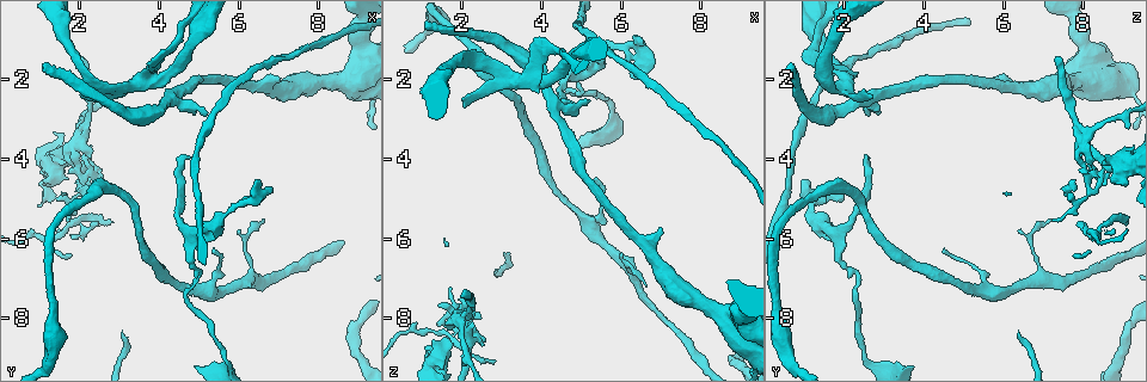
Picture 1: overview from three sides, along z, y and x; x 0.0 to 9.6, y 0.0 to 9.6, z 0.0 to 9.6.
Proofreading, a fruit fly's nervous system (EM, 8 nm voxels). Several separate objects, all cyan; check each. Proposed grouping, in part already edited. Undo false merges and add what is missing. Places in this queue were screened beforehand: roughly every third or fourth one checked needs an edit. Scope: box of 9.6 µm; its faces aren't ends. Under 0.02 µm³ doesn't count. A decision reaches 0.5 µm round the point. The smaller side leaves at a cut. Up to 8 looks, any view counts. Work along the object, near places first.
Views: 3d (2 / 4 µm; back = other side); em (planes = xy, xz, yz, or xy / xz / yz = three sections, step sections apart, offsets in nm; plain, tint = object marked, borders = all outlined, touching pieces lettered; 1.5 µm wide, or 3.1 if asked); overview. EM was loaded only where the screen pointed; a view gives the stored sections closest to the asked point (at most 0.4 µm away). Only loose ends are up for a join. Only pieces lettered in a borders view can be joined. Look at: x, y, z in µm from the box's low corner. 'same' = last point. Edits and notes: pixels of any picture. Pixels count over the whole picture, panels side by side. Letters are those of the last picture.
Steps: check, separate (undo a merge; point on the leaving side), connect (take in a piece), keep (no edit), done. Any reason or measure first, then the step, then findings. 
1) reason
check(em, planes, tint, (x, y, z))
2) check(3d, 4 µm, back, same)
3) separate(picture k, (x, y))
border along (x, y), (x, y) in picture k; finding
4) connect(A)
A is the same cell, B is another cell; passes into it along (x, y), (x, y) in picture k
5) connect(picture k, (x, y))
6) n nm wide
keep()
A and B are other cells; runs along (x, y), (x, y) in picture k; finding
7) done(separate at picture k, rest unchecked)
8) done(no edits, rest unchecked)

an open end
check(em, xz, step 4, borders, (2.00, 2.45, 2.75))

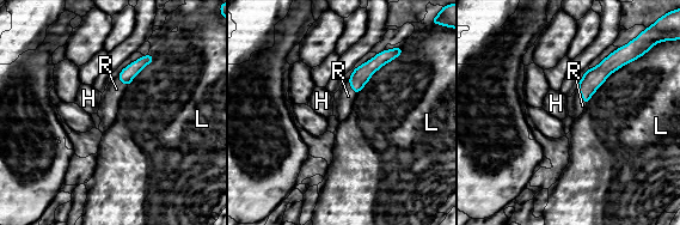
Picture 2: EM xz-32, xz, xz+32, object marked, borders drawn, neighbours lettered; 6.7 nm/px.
check(em, planes, borders, same)

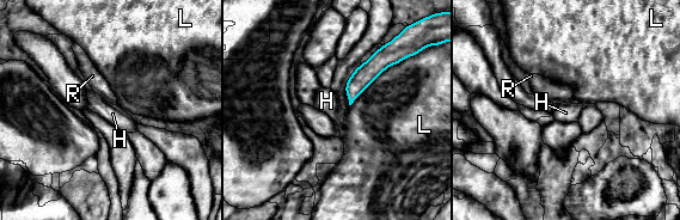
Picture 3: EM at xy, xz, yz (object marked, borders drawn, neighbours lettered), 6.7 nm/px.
connect(R)
R is the same cell, H and L are other cells; passes into it along (363, 75), (348, 98), (344, 102) in picture 3; it goes on there

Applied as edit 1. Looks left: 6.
free end
check(3d, 4 µm, (1.10, 1.55, 0.75))

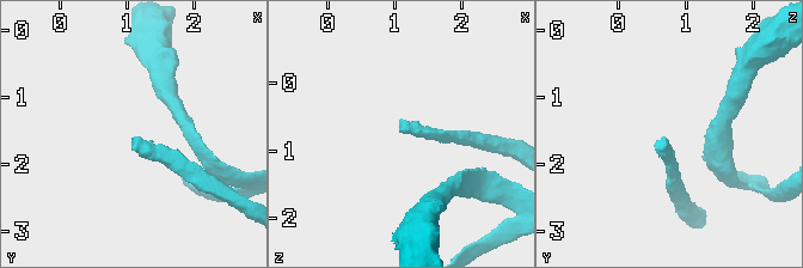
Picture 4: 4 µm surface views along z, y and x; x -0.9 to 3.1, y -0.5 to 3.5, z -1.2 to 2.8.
check(em, xz, step 4, tint, (1.05, 1.60, 0.75))

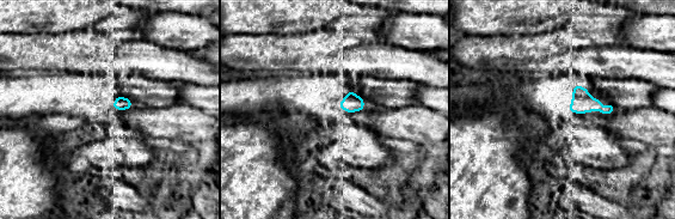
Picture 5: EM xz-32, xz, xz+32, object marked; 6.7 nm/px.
another direction
check(em, planes, borders, same)

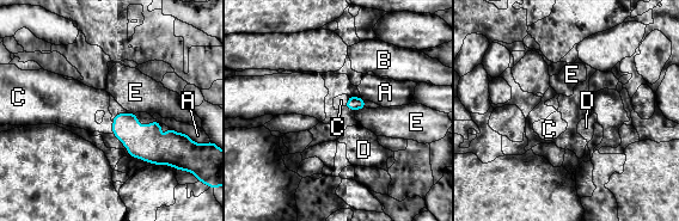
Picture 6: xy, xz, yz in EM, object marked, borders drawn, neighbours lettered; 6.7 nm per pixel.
connect(C)
C is the same cell, A, B, D and E are other cells; the neuron continues

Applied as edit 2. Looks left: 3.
three-way junction
check(3d, 2 µm, (4.85, 6.15, 1.95))

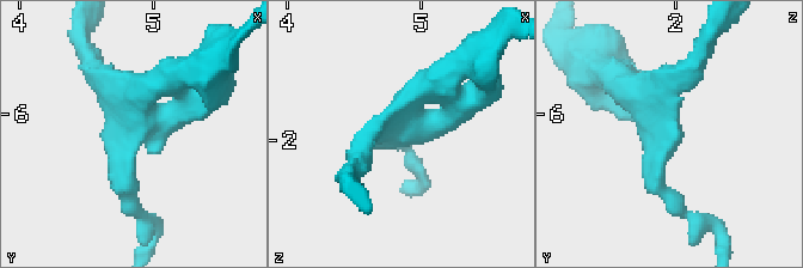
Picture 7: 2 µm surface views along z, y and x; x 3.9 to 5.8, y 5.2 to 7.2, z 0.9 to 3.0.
check(em, planes, tint, (4.86, 6.08, 1.92))

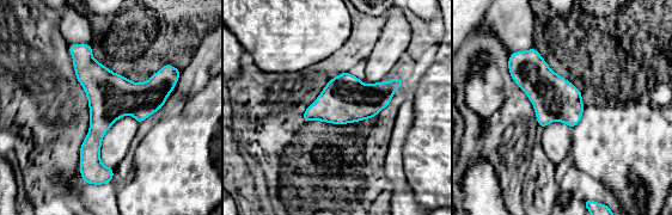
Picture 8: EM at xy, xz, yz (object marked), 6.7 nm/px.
see the neighbours
check(em, planes, borders, same)

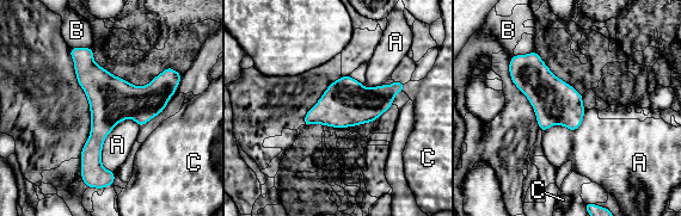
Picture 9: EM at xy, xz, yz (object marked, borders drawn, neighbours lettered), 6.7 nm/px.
keep()
A, B and C are other cells; border along (130, 117), (104, 140), (111, 172) in picture 9; continuous, no second neuron

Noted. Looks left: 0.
done(connect at picture 3, connect at picture 6, rest unchecked)

